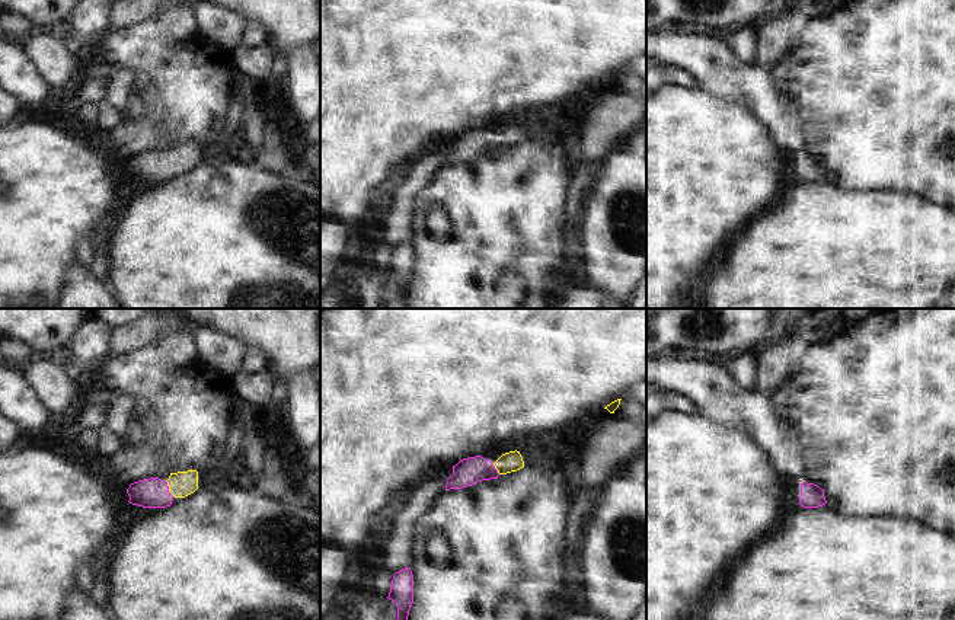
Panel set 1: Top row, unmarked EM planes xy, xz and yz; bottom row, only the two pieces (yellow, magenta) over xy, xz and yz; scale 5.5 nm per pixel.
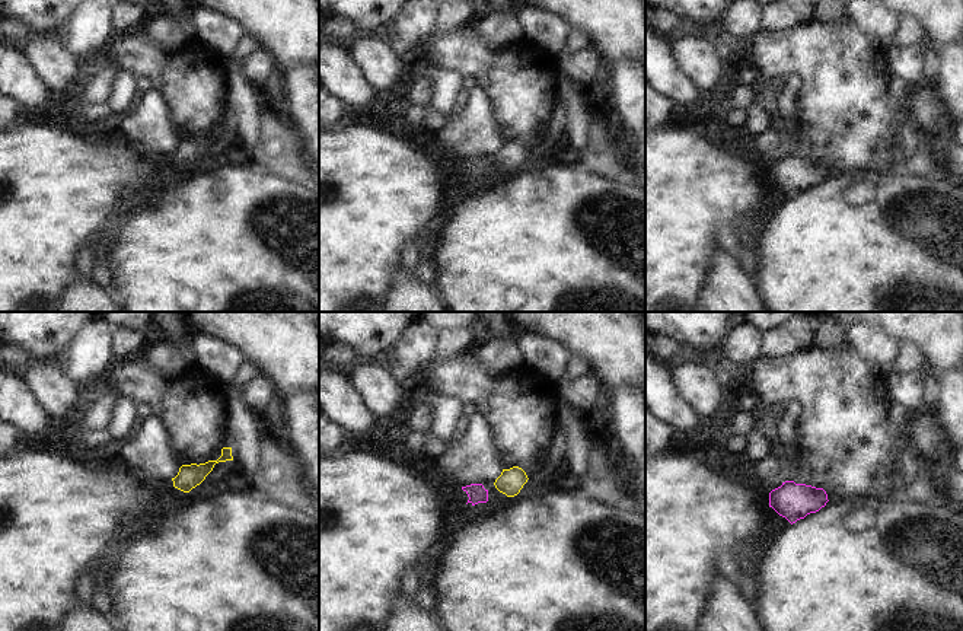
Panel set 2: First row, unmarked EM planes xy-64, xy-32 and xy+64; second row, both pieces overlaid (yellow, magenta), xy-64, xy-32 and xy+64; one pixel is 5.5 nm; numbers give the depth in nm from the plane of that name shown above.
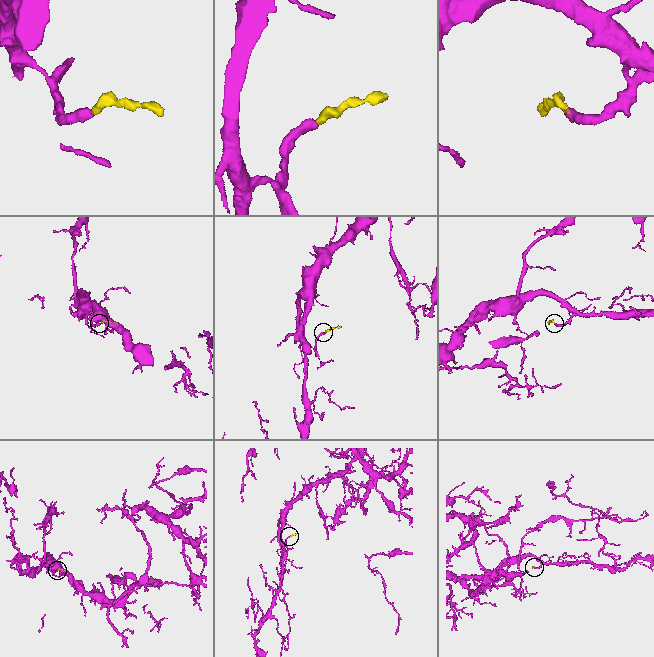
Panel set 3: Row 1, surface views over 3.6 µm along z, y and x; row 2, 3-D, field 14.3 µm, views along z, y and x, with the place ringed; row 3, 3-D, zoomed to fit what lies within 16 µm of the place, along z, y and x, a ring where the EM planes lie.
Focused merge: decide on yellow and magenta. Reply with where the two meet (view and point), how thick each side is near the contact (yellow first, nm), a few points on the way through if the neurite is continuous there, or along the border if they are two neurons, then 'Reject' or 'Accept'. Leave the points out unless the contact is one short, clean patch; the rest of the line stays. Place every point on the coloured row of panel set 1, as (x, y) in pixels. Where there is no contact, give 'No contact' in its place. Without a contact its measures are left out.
Touches yellow at xy (169, 488). Thickness 140 nm (yellow) against 170 nm. Path across: xy (182, 483), (169, 488), (160, 488), (153, 492). Accept

